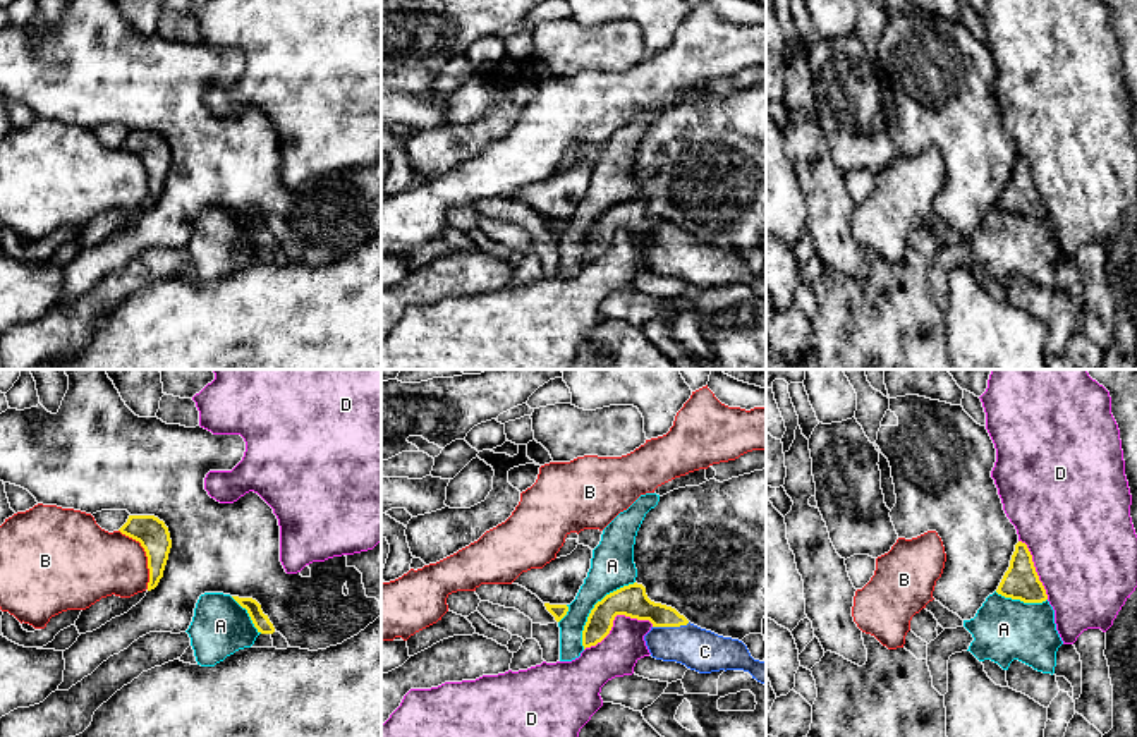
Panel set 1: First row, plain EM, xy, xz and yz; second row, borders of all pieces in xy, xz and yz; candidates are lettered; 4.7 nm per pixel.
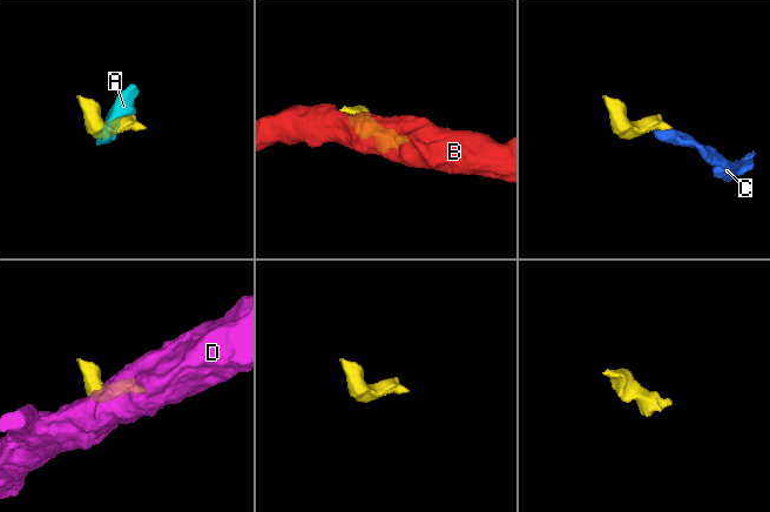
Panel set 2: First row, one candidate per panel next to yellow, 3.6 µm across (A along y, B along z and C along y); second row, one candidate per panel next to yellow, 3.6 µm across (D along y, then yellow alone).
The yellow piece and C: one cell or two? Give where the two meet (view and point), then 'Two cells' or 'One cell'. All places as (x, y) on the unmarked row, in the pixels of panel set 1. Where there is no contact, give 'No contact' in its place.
Touches yellow at xz (670, 241). One cell

